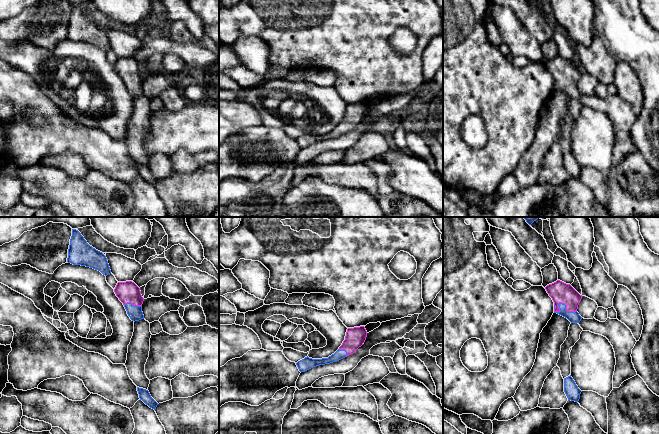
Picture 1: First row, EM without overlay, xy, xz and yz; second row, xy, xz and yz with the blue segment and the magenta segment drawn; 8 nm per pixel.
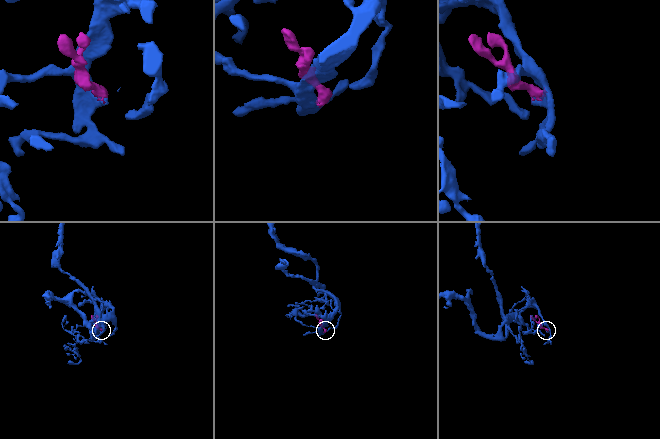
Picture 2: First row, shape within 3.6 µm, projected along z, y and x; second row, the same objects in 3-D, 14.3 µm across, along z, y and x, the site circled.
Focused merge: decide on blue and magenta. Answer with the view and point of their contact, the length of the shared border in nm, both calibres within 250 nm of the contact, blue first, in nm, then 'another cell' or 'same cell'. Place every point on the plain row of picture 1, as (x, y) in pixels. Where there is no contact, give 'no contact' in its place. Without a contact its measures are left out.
contact yz (561, 79); length 190 nm; calibres 90 and 170 nm; same cell

